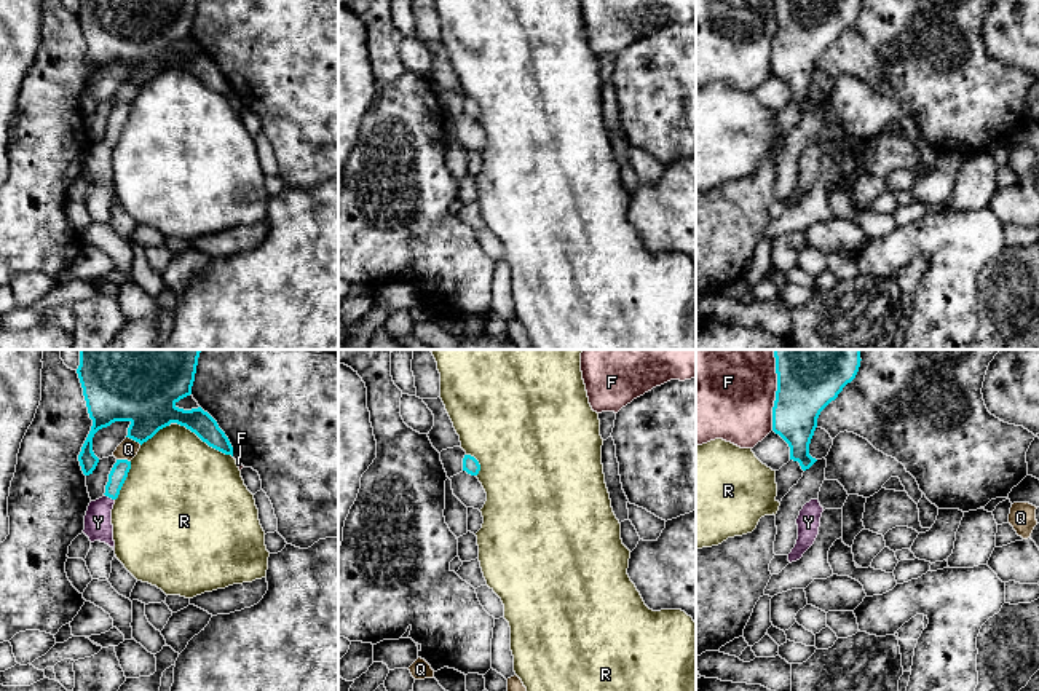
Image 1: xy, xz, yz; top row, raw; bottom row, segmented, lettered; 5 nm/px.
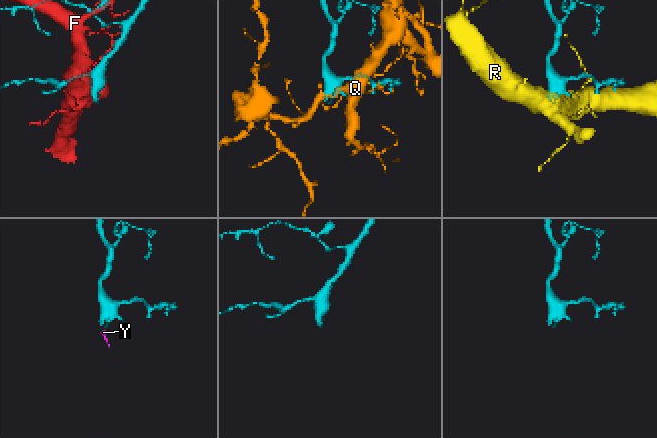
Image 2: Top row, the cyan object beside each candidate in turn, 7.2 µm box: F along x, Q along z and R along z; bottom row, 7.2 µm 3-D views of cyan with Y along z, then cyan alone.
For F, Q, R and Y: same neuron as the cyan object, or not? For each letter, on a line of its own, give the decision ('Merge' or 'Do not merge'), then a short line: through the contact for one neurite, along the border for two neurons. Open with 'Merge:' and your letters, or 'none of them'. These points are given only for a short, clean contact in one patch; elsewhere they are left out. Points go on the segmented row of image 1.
Merge: Y
F: Do not merge
Q: Do not merge
R: Do not merge
Y: Merge. Line: xy (120, 469), (109, 497), (99, 511), (98, 522)

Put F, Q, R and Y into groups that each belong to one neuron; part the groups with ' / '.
F / Q / R / Y

